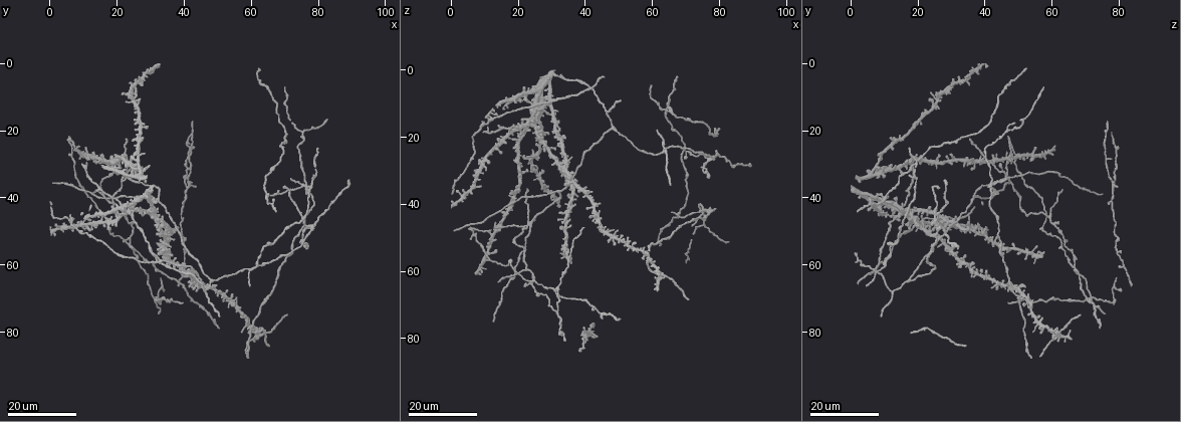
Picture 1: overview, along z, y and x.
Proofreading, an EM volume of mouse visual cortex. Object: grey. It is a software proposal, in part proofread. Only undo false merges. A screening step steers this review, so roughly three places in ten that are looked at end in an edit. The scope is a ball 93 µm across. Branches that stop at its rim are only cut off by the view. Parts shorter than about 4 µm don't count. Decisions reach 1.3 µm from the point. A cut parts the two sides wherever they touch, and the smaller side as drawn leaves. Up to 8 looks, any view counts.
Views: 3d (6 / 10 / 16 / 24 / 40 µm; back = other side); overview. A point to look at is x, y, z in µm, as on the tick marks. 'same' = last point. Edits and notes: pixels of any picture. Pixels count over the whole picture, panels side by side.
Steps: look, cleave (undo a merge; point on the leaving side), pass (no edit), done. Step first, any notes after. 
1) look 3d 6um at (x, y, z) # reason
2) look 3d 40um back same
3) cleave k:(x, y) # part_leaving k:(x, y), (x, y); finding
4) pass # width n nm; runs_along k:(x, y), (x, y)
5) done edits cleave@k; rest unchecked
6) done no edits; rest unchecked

look 3d 16um at (77.5, 49.0, 25.5) # two arms in line, one across

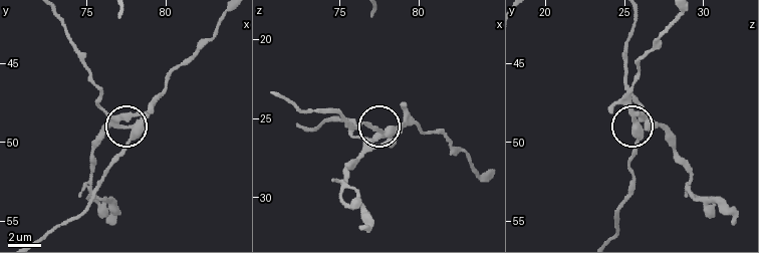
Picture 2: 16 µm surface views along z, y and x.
look 3d 6um at (77.8, 48.3, 26.0)

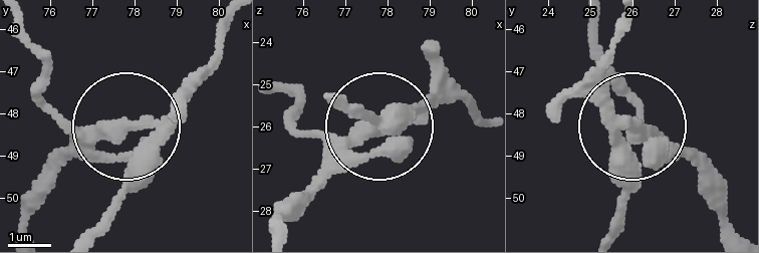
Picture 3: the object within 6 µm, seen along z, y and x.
look 3d 6um back at (77.85, 48.30, 26.10) # from behind

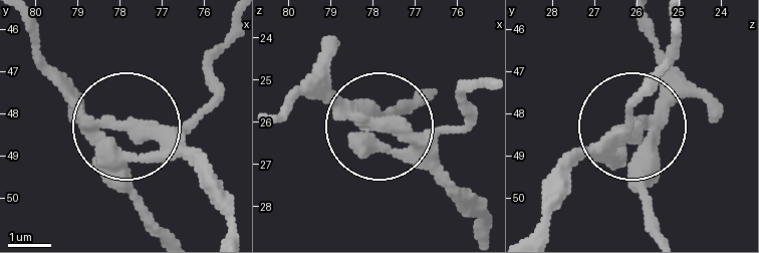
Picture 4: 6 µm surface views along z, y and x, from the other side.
cleave 4:(136, 160) # width 320 nm; part_leaving 4:(93, 124), (176, 124), (197, 113), (233, 16); a second neuron is stuck on

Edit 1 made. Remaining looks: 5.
look 3d 24um at (75.0, 20.5, 46.0) # a fork

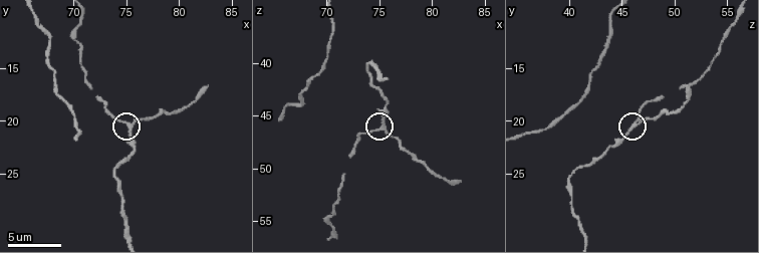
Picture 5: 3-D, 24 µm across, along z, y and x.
look 3d 10um at (75.4, 20.2, 46.0)

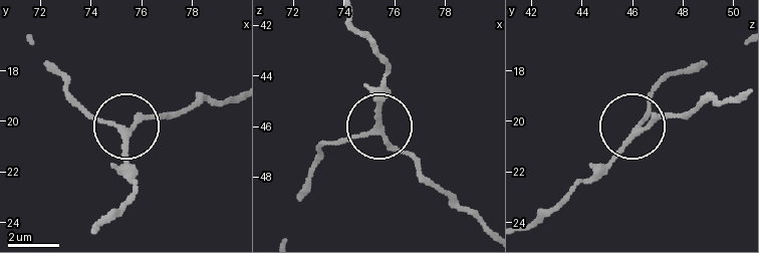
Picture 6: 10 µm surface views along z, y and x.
cleave 6:(160, 115) # part_leaving 6:(135, 128), (210, 97), (236, 97); a second neuron is stuck on

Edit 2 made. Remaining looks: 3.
look overview

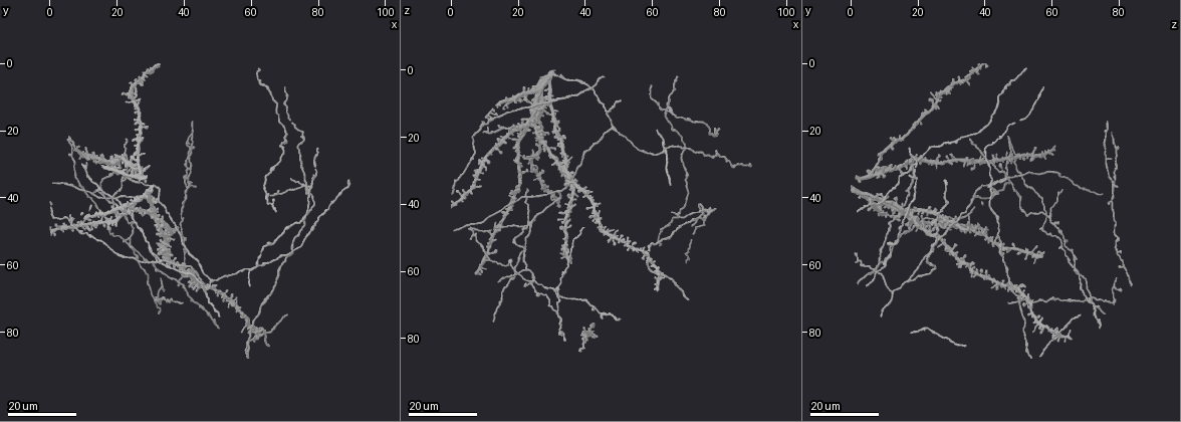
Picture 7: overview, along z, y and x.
look 3d 16um at (42.0, 62.0, 5.5) # arms part here

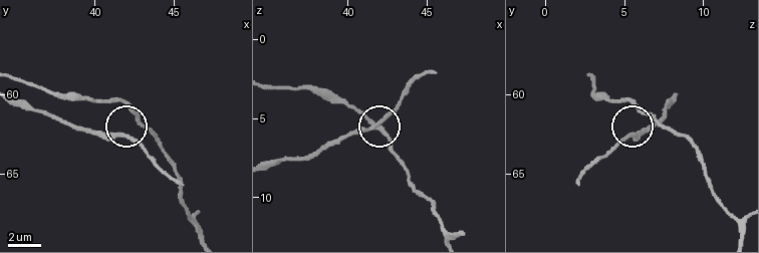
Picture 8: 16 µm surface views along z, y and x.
look 3d 10um at (41.7, 62.6, 5.4)

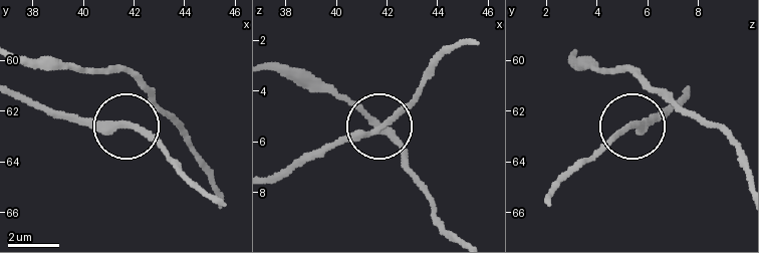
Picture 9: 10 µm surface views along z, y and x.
pass # side_arm 7 um; runs_along 9:(273, 181), (337, 144), (376, 131), (420, 92); all the same neuron

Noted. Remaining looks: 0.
done edits cleave@4, cleave@6; rest unchecked

